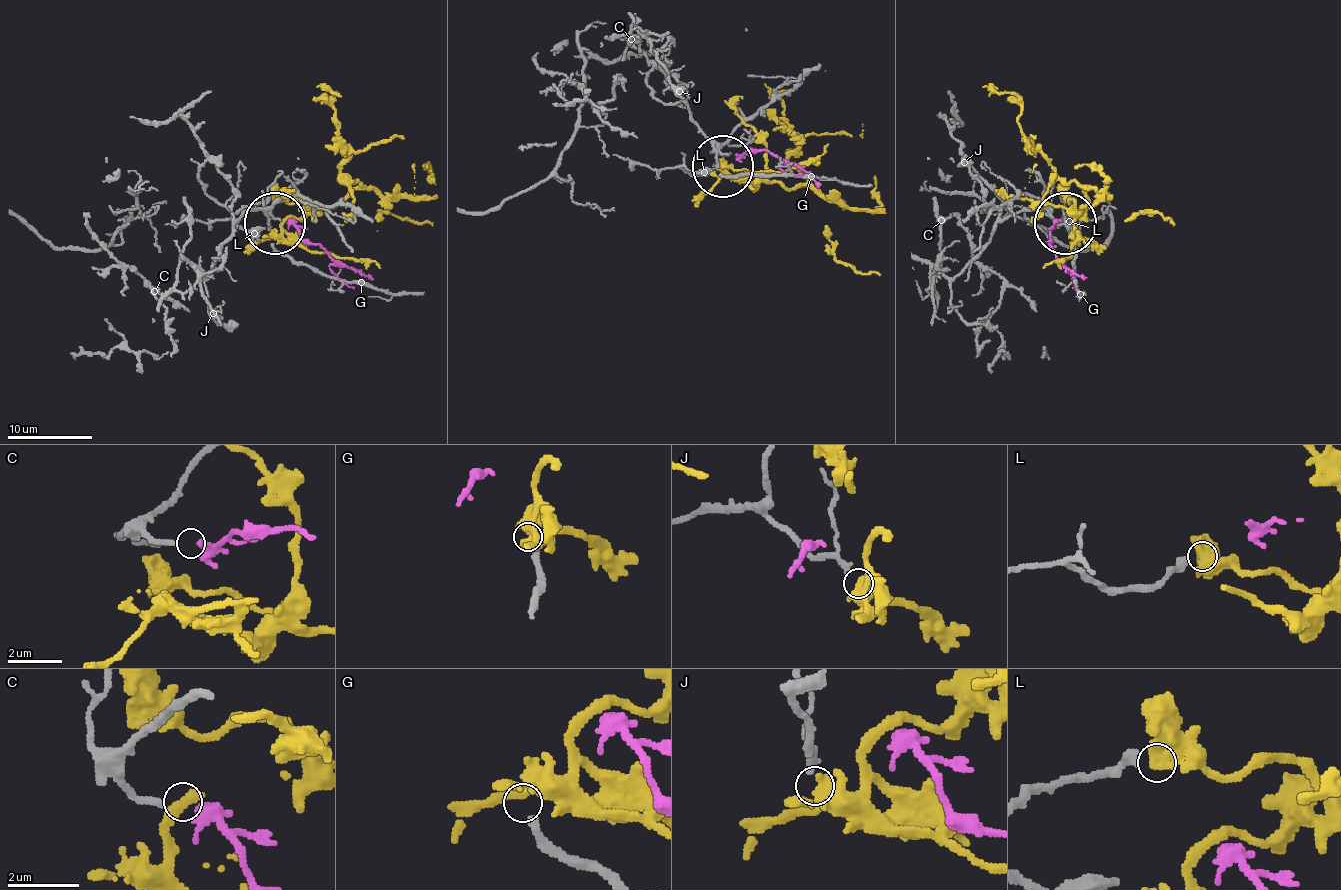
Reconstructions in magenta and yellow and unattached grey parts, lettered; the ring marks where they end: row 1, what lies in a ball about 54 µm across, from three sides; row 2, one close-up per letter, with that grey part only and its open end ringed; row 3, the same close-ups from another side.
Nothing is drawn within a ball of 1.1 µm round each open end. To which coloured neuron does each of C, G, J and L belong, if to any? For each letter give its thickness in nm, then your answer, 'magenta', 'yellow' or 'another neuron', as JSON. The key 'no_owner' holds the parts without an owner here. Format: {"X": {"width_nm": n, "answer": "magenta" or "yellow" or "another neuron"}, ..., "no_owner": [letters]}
{"C": {"width_nm": 180, "answer": "magenta"}, "G": {"width_nm": 240, "answer": "another neuron"}, "J": {"width_nm": 160, "answer": "another neuron"}, "L": {"width_nm": 340, "answer": "another neuron"}, "no_owner": ["G", "J", "L"]}

